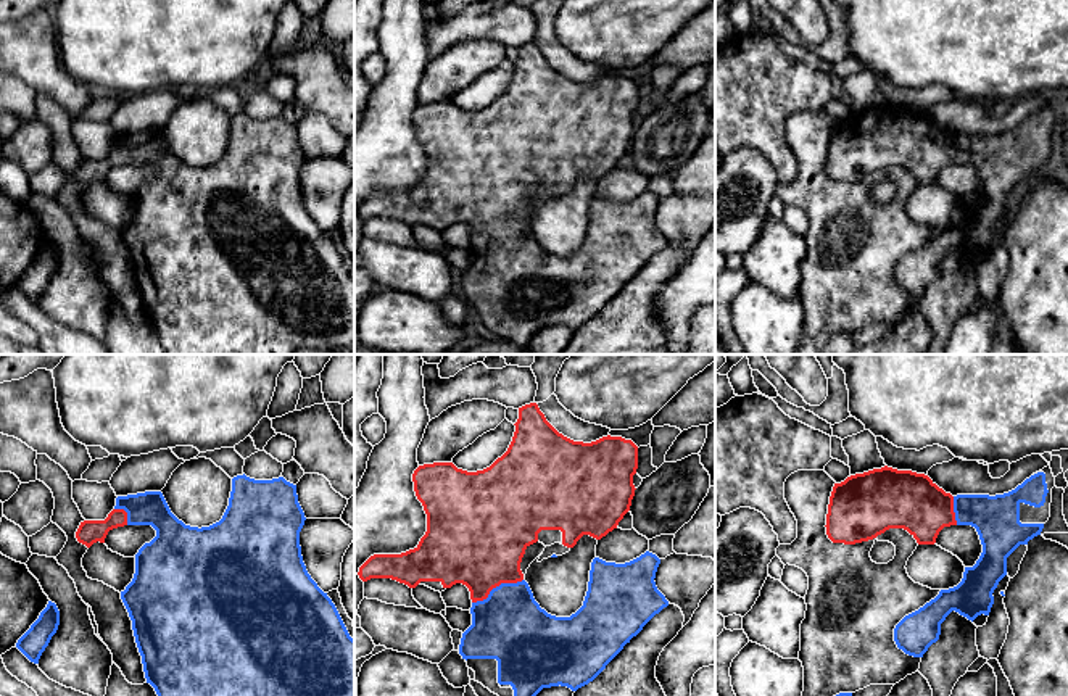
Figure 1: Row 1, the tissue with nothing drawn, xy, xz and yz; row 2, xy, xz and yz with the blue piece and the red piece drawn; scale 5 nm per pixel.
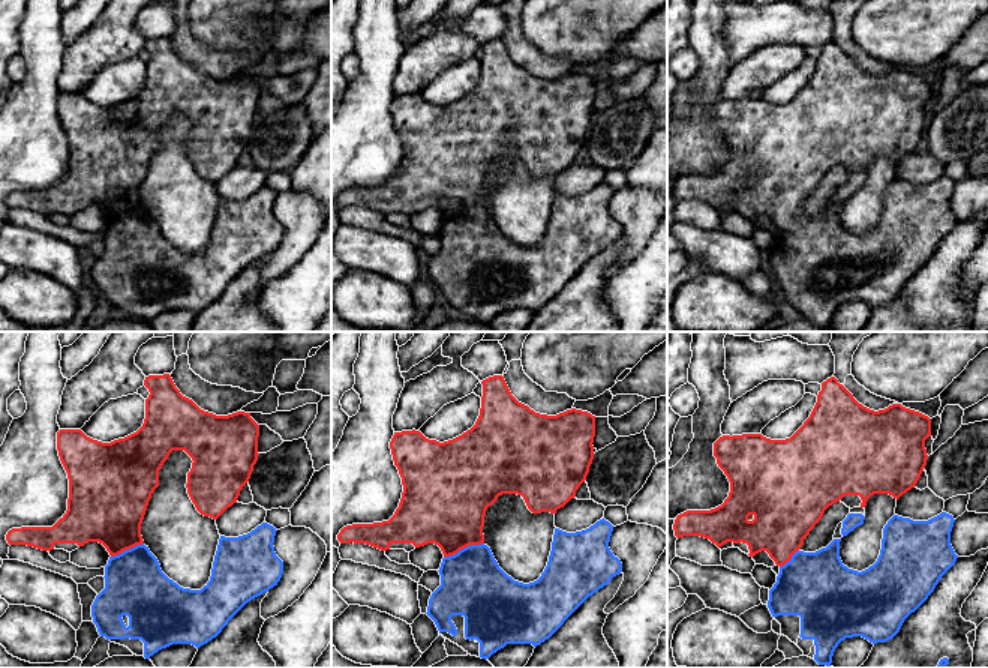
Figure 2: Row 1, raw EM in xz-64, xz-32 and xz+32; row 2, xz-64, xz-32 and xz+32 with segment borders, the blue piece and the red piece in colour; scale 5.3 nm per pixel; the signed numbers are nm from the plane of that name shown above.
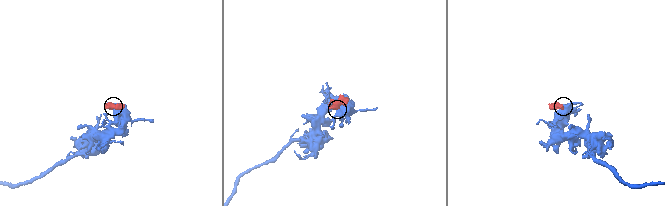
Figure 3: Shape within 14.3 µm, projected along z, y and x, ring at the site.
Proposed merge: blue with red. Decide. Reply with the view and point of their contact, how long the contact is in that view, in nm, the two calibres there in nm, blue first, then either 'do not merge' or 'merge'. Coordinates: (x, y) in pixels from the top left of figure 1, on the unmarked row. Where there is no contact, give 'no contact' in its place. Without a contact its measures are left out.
contact xz (496, 226); length 280 nm; calibres 360 and 460 nm; merge

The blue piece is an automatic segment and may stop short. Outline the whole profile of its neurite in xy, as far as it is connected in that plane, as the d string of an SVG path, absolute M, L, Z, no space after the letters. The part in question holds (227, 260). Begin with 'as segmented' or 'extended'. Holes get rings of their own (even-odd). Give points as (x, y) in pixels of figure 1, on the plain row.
extended; M243 114L232 118L229 145L222 158L209 166L190 166L179 160L169 148L161 130L145 130L118 135L114 148L105 160L81 161L76 177L90 187L105 182L110 169L124 164L151 164L156 176L145 182L135 193L135 213L132 221L121 230L121 238L132 259L132 269L142 295L147 322L150 322L166 354L293 354L298 348L325 348L335 351L354 346L354 279L350 276L335 243L306 209L300 185L300 171L304 164L304 151L298 142L296 124L284 116L272 119L255 119Z

